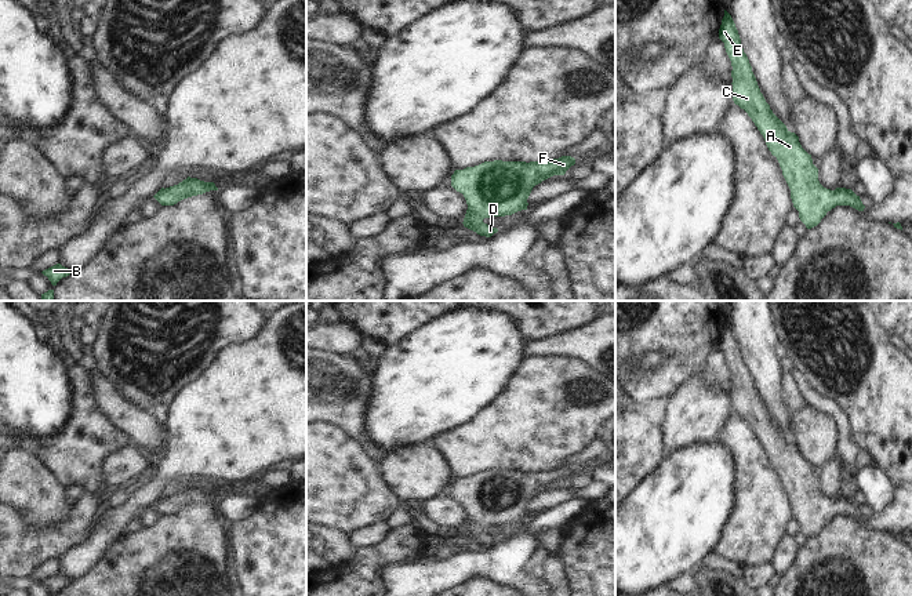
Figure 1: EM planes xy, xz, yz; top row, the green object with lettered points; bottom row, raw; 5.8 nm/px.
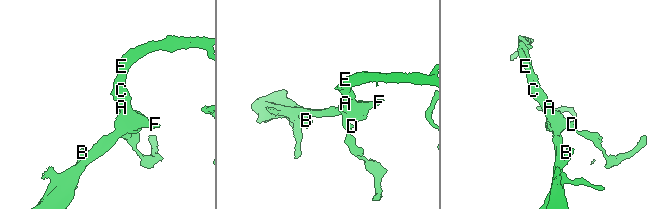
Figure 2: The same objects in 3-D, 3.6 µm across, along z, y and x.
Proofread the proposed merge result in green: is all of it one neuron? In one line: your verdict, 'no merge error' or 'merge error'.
no merge error

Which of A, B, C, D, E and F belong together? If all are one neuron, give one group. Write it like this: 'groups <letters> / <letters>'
groups A B C D E F

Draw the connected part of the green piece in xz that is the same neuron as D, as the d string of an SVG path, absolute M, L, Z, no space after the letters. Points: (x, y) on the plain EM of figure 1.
M562 465L530 472L494 469L455 479L451 495L464 504L468 513L464 535L491 546L498 538L484 533L484 527L527 519L527 508L535 494L553 484L564 484L574 473L574 466Z

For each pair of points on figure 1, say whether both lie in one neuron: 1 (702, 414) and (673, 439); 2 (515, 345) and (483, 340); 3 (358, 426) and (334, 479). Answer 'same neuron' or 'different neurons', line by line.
1: same neuron
2: same neuron
3: different neurons

